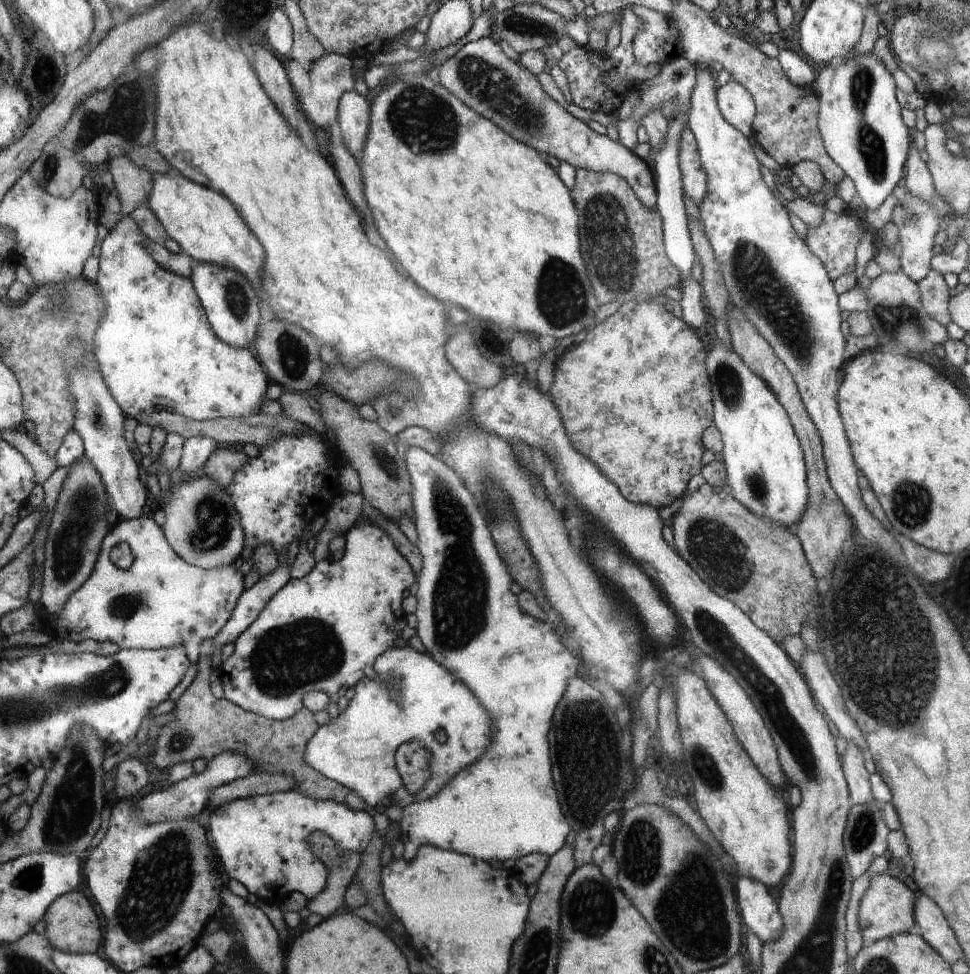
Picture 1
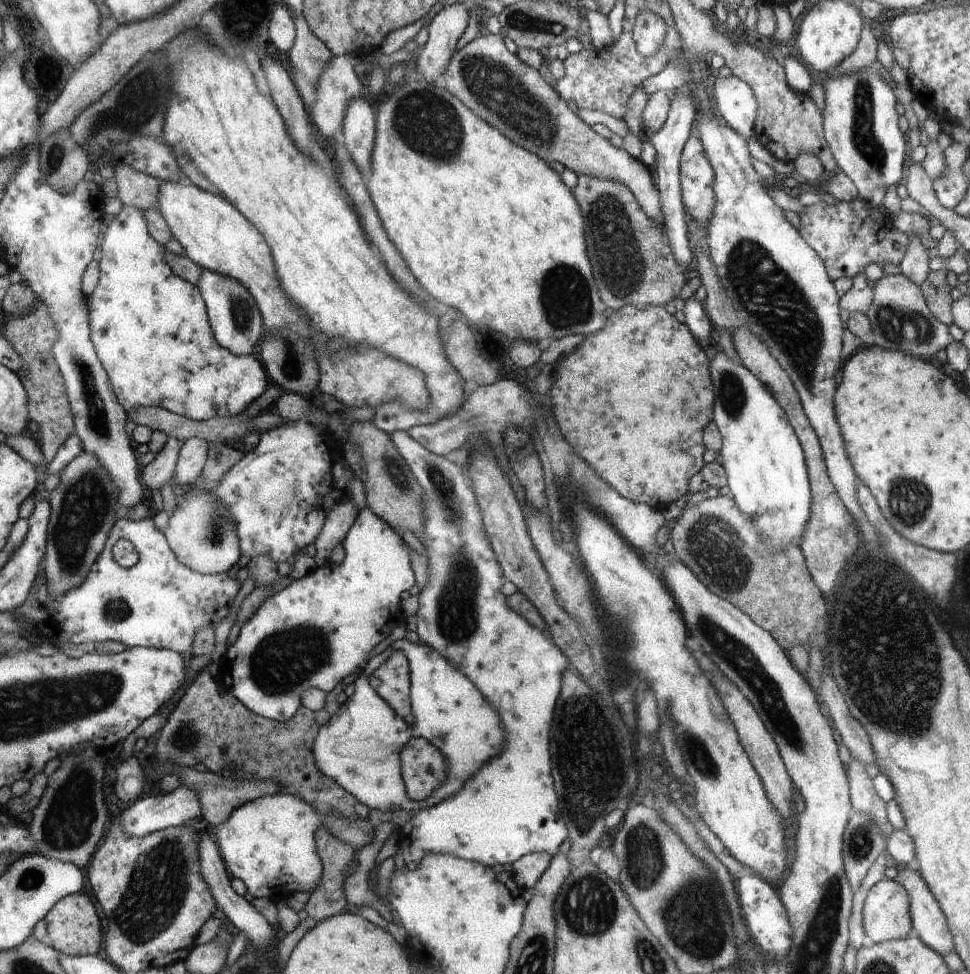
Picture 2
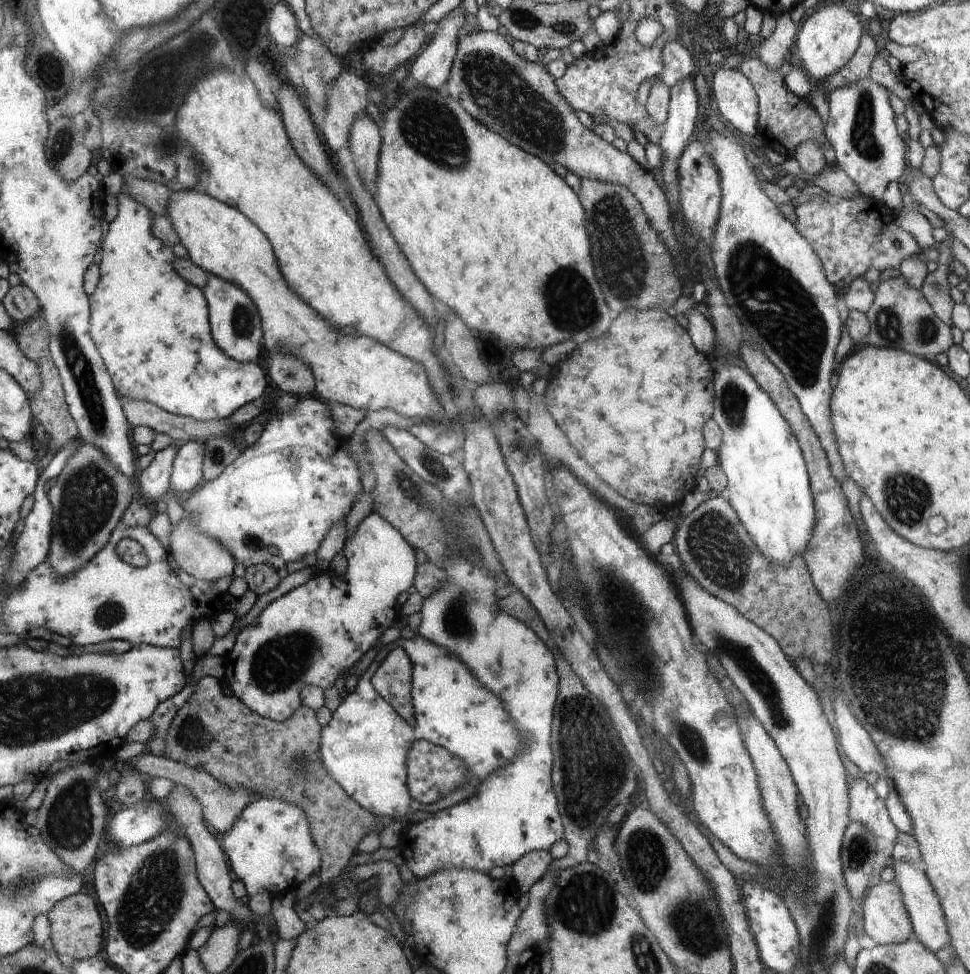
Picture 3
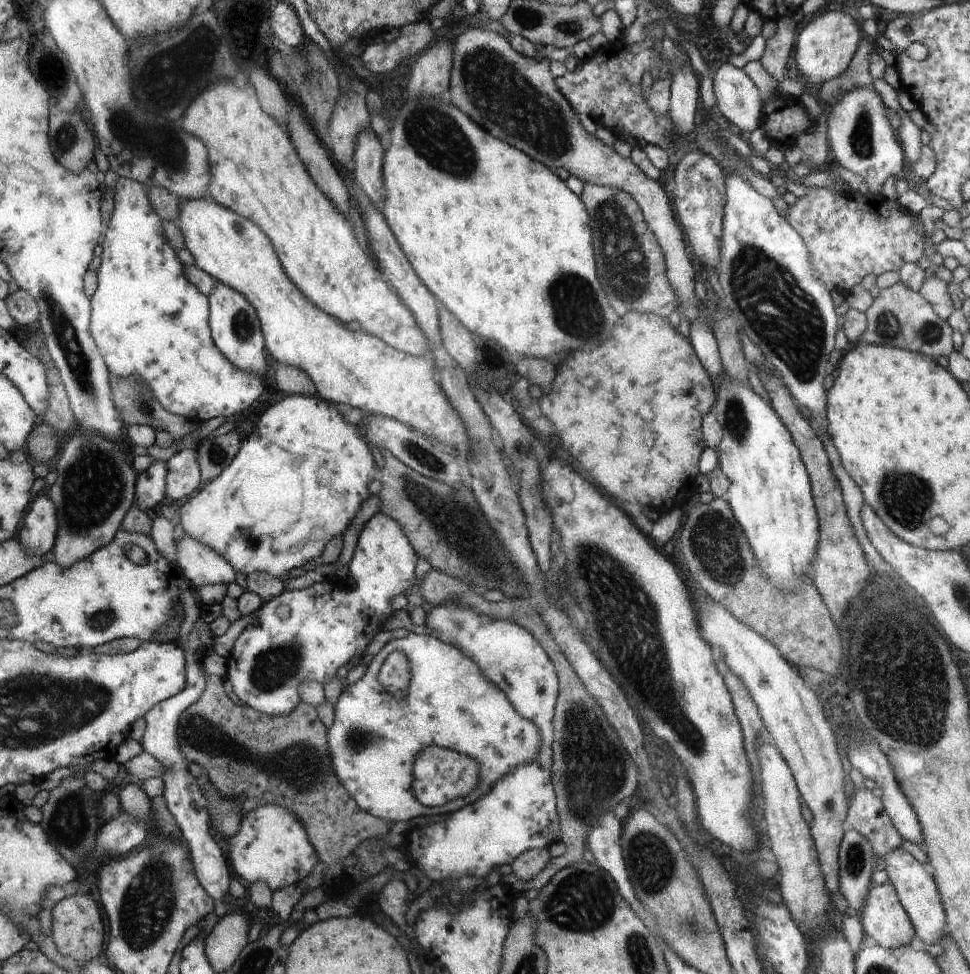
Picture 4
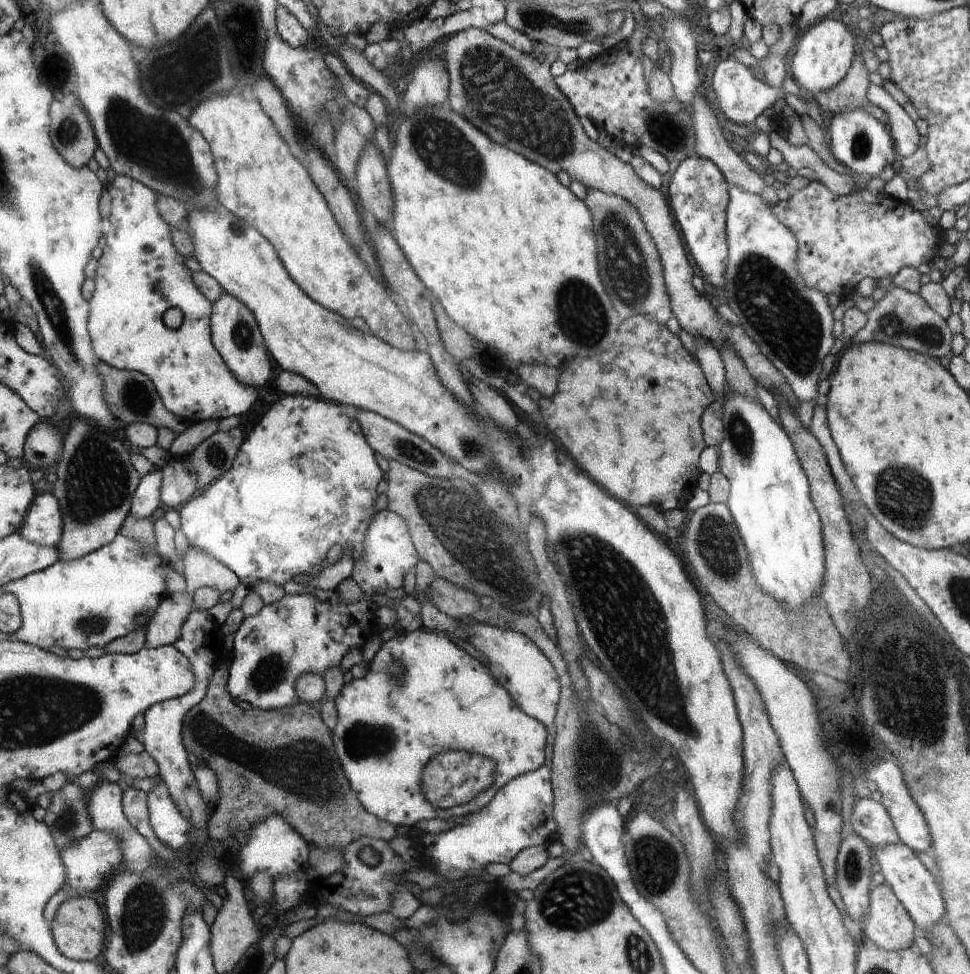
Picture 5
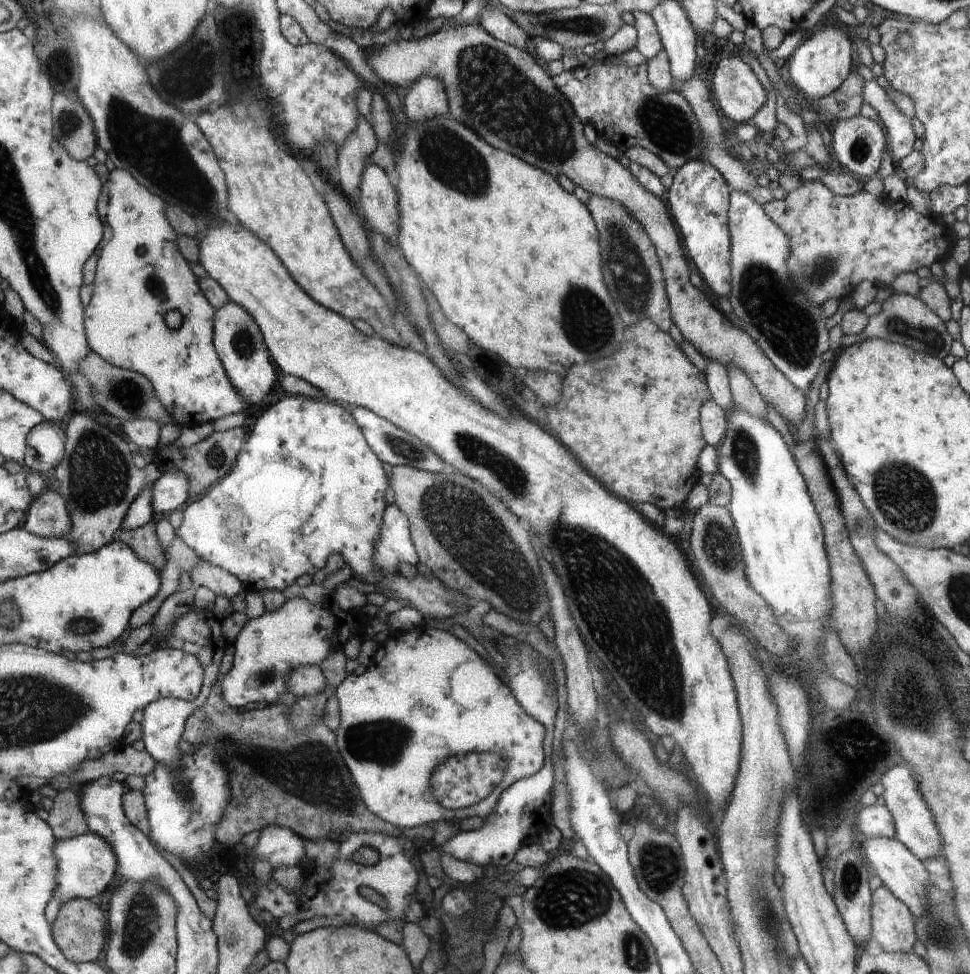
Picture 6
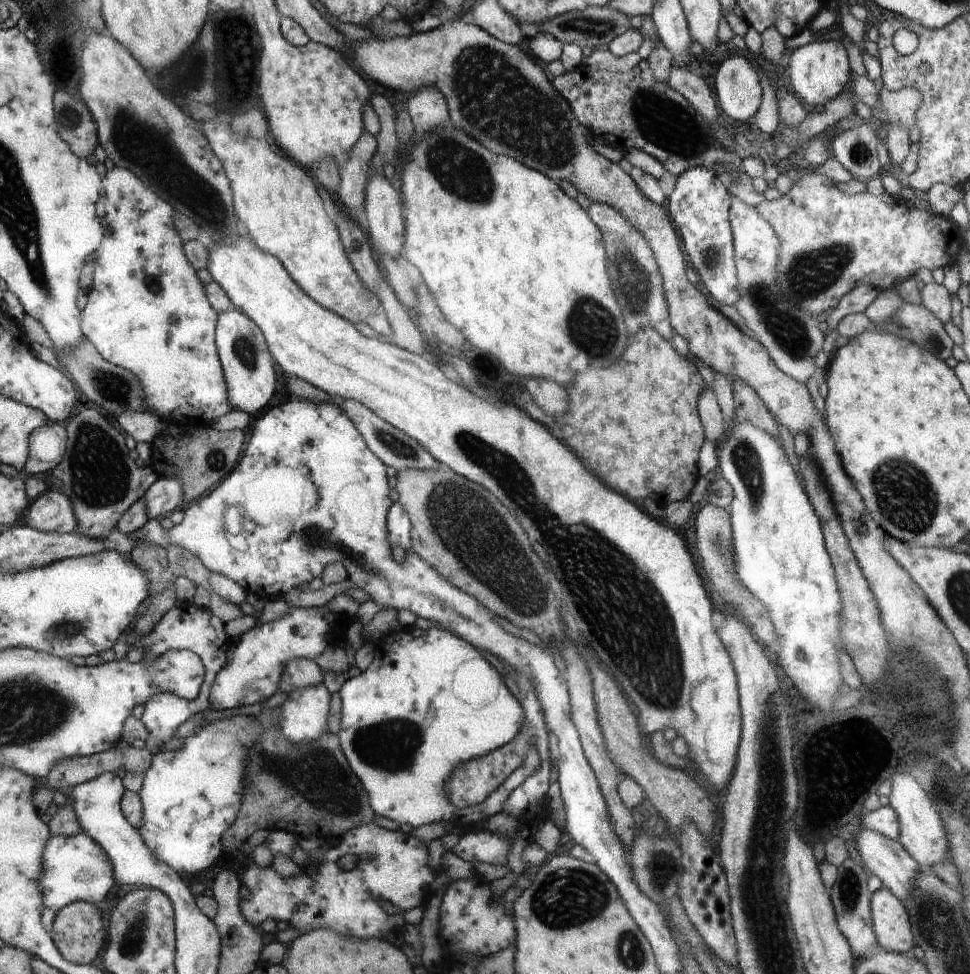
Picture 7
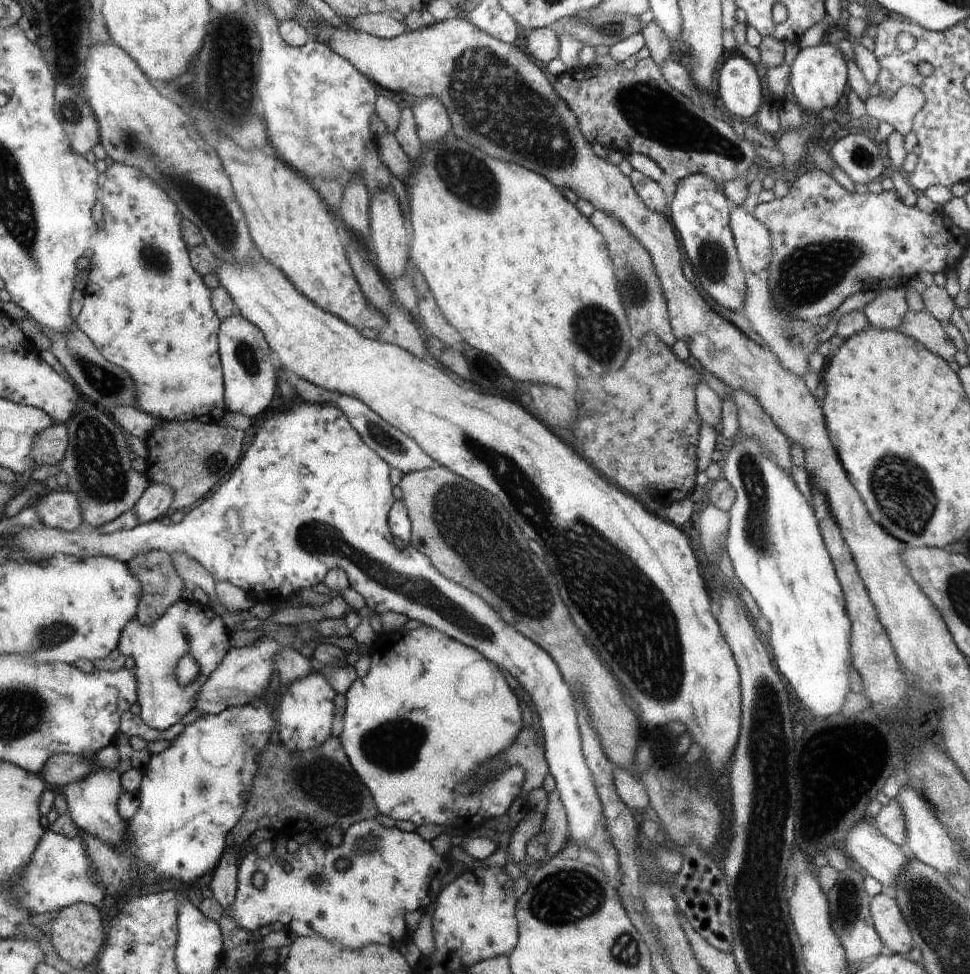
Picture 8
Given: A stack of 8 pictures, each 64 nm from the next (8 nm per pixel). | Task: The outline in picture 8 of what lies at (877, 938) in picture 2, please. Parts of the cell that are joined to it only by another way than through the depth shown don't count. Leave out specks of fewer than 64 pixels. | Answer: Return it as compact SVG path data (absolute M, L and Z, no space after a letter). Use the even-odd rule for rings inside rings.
M885 890L871 898L869 907L876 932L884 946L893 954L908 956L915 945L898 902Z

